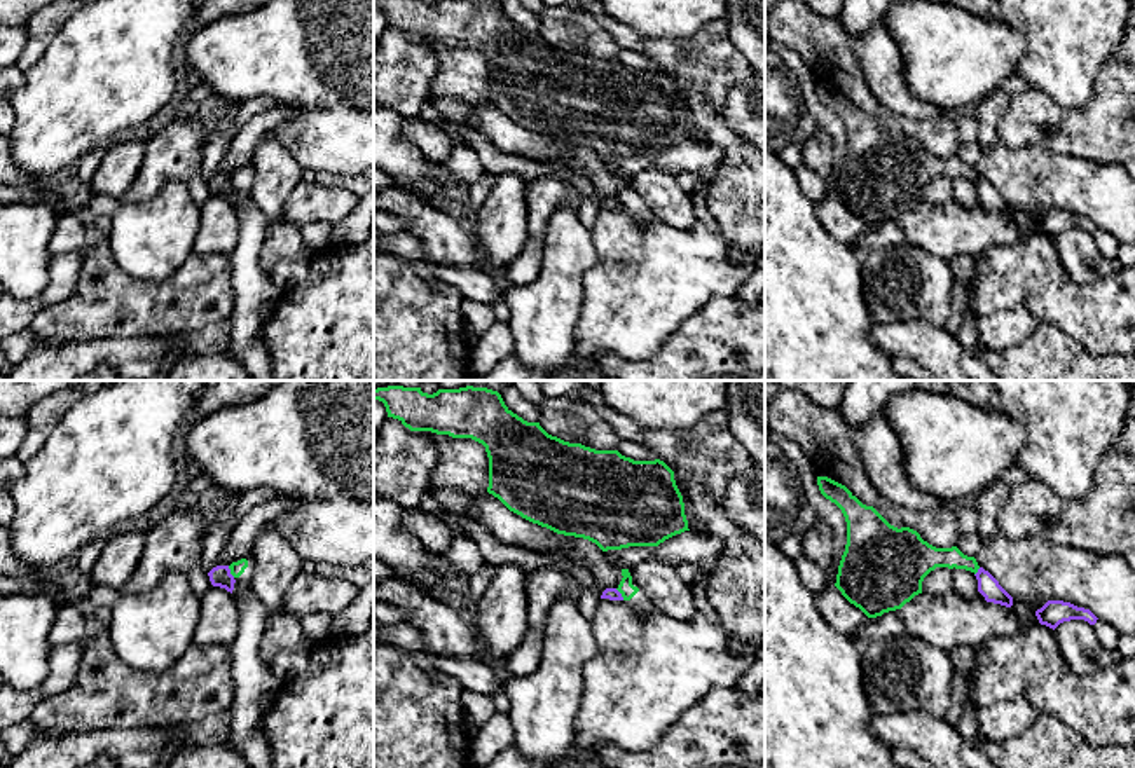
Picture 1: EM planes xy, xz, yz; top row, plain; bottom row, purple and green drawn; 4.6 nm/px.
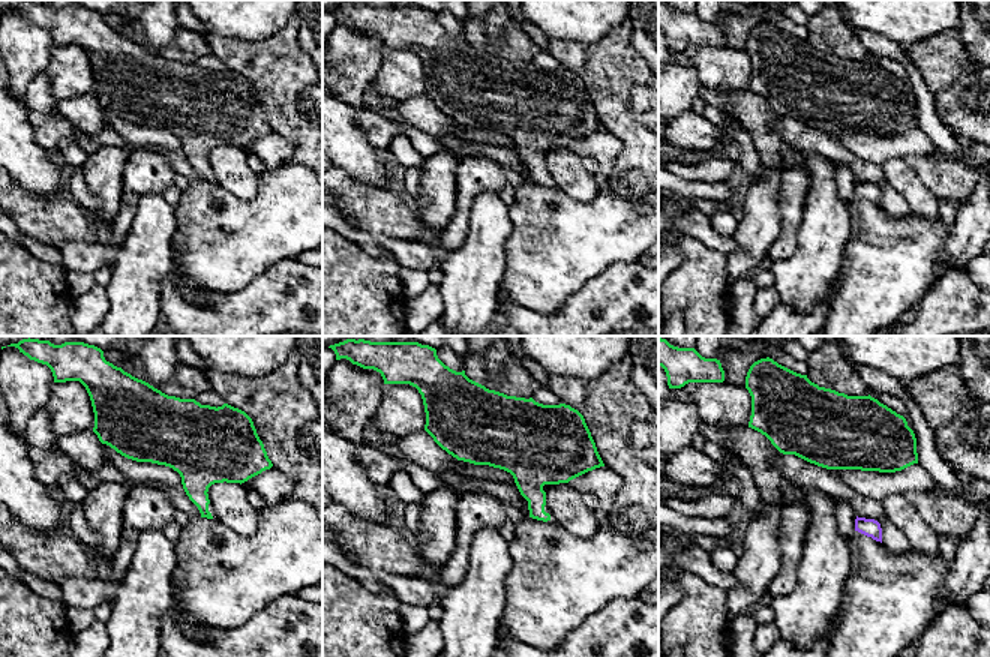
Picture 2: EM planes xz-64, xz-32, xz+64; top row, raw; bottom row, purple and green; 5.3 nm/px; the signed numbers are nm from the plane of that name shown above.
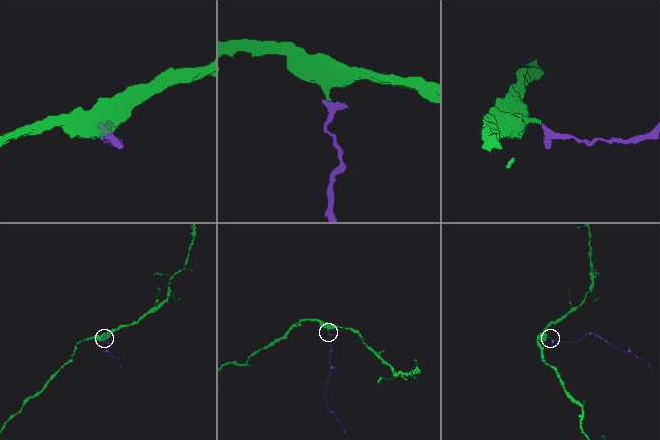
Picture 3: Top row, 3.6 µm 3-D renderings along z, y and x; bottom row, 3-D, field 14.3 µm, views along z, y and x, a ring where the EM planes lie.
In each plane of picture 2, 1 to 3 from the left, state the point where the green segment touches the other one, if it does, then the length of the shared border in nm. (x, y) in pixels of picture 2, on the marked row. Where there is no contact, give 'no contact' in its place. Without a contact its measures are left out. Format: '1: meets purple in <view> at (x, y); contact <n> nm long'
1: no contact
2: no contact
3: no contact

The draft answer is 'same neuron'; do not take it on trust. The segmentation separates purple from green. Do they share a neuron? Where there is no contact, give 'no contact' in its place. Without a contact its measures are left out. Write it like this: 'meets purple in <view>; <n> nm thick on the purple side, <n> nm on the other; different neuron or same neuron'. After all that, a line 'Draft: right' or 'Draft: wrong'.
meets purple in xy; 100 nm thick on the purple side, 70 nm on the other; different neuron
Draft: wrong

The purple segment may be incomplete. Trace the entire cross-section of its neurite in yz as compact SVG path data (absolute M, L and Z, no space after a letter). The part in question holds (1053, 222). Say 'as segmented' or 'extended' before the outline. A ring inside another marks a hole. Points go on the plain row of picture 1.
as segmented | M1048 209L1041 218L1035 220L1035 225L1041 234L1046 234L1053 239L1060 232L1070 230L1070 229L1084 229L1090 234L1095 234L1098 229L1090 218L1077 216L1063 209Z

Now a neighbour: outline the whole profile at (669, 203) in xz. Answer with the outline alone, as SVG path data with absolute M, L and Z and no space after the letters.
M646 169L634 175L630 185L660 222L678 229L695 225L697 216L691 197L678 185L674 175Z

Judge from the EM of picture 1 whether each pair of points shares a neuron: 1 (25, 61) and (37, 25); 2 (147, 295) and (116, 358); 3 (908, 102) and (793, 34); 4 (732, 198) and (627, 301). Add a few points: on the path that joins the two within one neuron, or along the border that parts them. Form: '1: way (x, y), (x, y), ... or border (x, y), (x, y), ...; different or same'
1: way (32, 53), (37, 34); same
2: border (166, 336), (84, 339); different
3: border (849, 35), (851, 48), (870, 91), (887, 107); different
4: border (720, 226), (730, 243), (732, 255), (739, 260); different

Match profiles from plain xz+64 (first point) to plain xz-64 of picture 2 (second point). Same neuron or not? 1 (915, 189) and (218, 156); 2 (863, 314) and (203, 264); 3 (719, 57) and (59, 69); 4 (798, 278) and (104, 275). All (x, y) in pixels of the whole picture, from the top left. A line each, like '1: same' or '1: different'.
1: same
2: same
3: same
4: different

